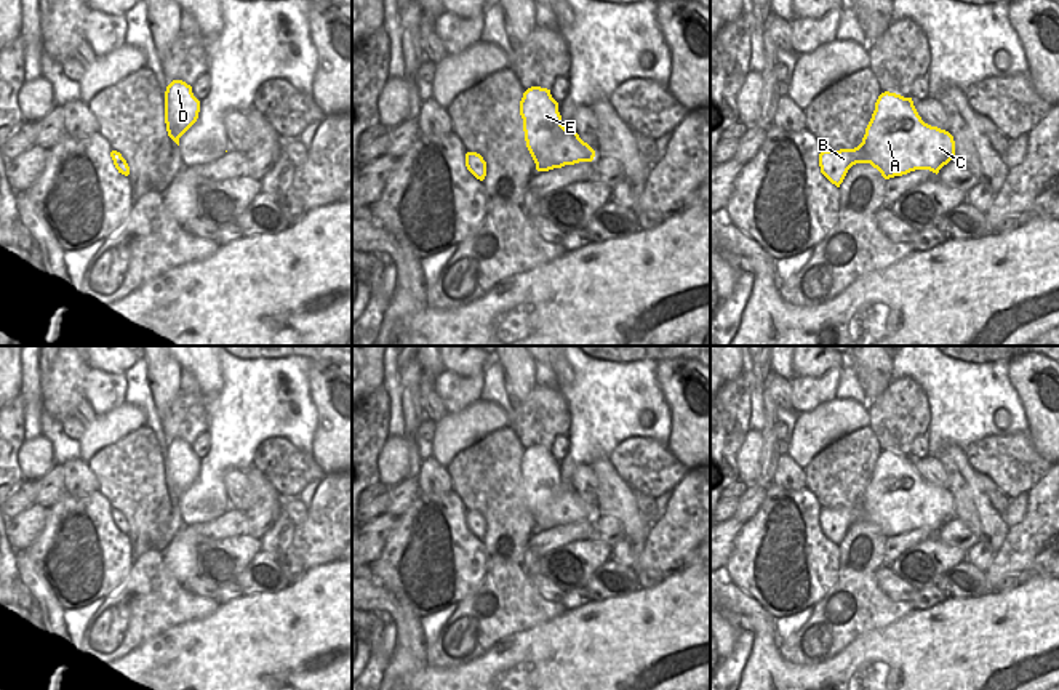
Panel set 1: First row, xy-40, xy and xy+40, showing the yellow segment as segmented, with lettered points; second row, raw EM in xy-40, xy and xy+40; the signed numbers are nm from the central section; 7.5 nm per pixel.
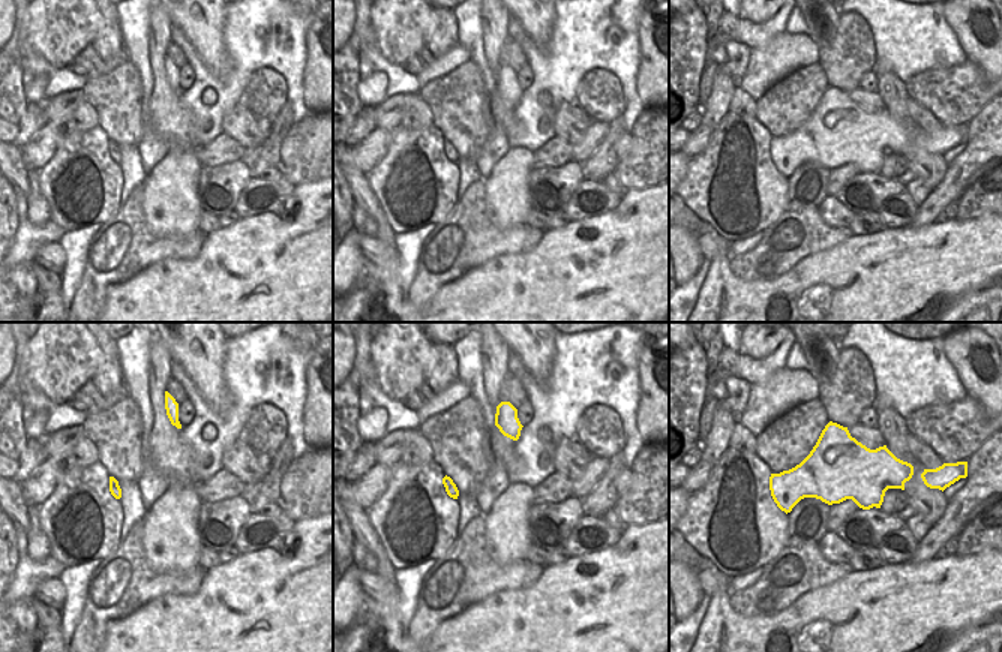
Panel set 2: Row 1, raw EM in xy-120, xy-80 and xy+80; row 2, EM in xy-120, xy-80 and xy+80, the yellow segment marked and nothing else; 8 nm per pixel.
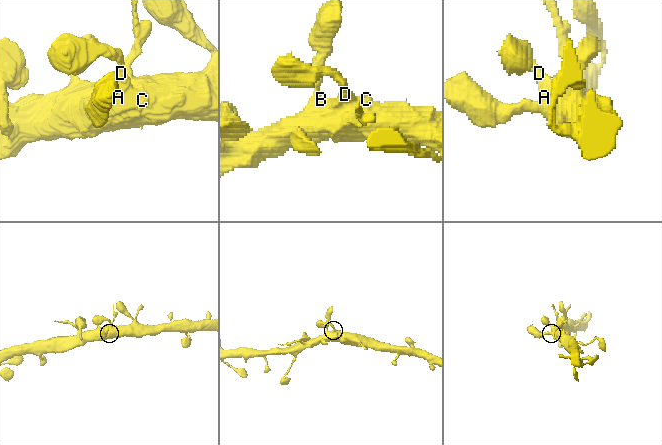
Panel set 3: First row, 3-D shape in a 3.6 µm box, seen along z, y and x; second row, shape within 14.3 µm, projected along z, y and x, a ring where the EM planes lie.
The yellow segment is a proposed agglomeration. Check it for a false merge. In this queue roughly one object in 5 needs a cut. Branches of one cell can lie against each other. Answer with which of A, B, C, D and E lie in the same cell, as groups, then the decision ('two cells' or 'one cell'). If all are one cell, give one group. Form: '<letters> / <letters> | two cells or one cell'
A B C D E | one cell

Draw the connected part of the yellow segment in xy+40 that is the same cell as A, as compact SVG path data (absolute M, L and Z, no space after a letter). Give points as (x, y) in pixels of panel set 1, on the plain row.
M885 450L865 487L862 501L854 507L821 507L821 532L837 546L856 522L870 522L885 538L915 528L939 528L955 517L953 495L931 485L918 474L912 456Z

